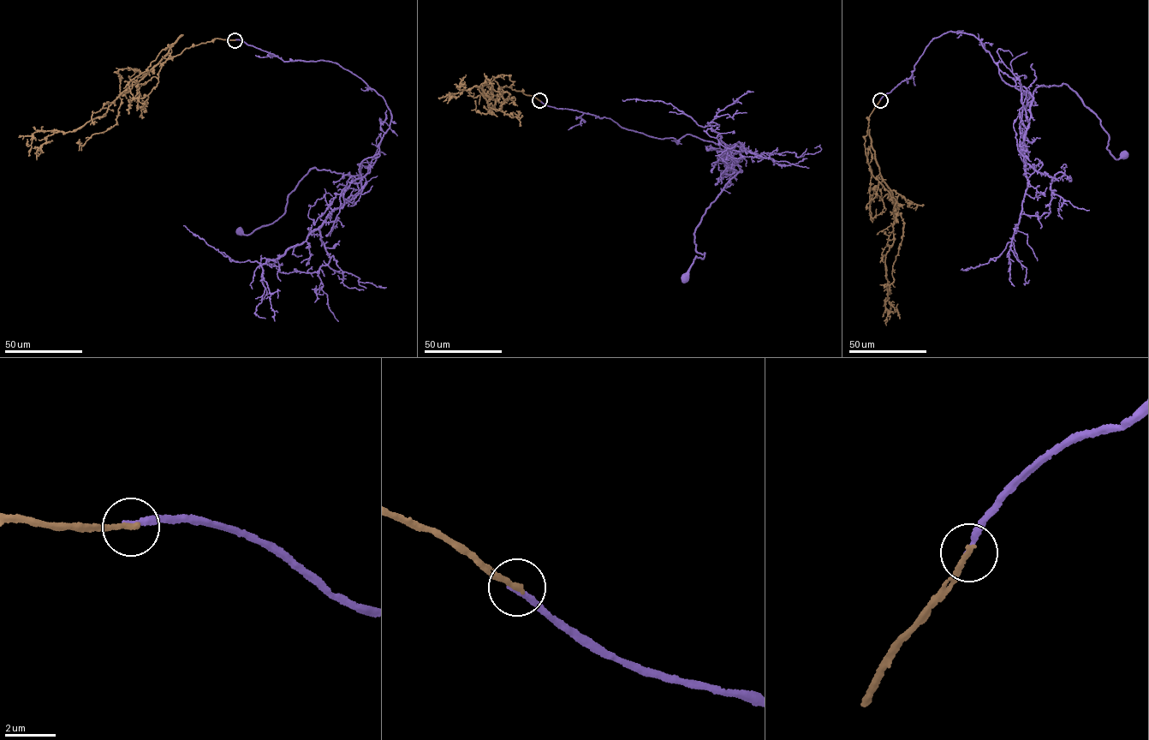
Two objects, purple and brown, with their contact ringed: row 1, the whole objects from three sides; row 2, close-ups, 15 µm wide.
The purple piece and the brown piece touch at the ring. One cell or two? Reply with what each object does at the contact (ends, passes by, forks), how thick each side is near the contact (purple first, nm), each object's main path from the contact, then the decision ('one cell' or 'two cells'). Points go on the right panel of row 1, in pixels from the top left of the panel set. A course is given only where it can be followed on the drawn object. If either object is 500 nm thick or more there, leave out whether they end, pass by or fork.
purple ends there; brown ends there; 180 nm thick on the purple side, 240 nm on the other; purple runs (879, 100), (934, 38), (970, 33), (1032, 100), (1068, 85), (1111, 154), (1124, 153); brown runs (879, 100), (864, 143), (872, 173), (892, 193), (894, 238), (884, 261), (888, 300), (899, 319); two cells

